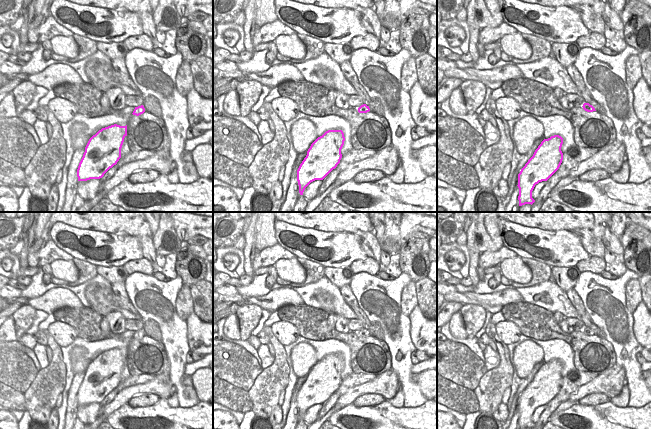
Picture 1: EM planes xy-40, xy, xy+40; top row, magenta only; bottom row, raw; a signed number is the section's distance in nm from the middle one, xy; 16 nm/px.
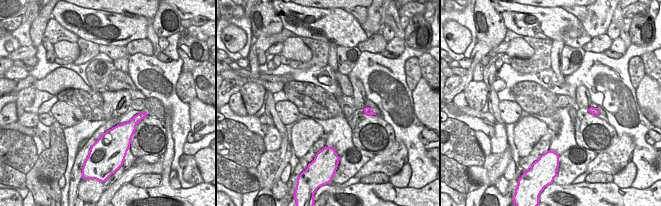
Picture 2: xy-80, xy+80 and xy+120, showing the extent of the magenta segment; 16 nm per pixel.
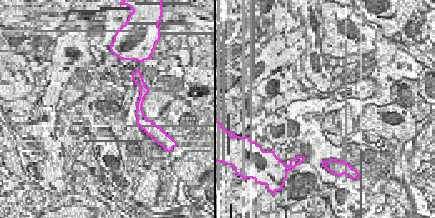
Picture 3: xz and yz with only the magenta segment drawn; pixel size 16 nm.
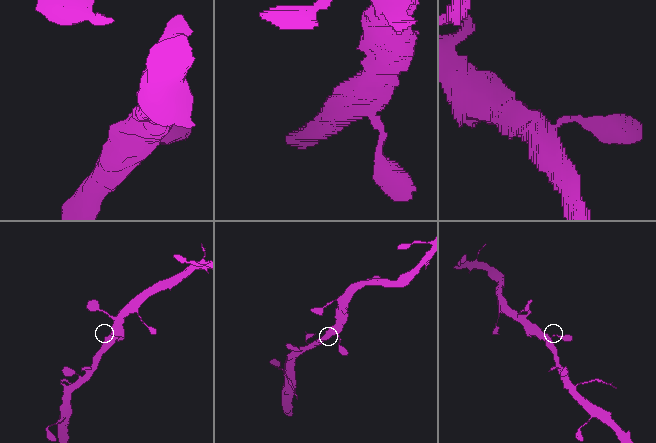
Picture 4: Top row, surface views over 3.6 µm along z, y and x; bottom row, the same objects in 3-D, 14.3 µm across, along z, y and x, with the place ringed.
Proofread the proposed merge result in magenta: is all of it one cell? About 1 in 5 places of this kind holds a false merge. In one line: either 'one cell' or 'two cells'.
one cell

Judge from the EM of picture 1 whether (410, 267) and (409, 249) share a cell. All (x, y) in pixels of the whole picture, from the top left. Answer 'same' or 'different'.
same

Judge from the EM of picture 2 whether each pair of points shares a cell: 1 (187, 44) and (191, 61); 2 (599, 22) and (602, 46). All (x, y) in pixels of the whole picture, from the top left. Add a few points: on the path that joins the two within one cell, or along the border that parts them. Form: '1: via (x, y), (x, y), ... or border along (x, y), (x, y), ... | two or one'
1: via (189, 48), (189, 57) | one
2: border along (605, 33), (592, 38) | two

